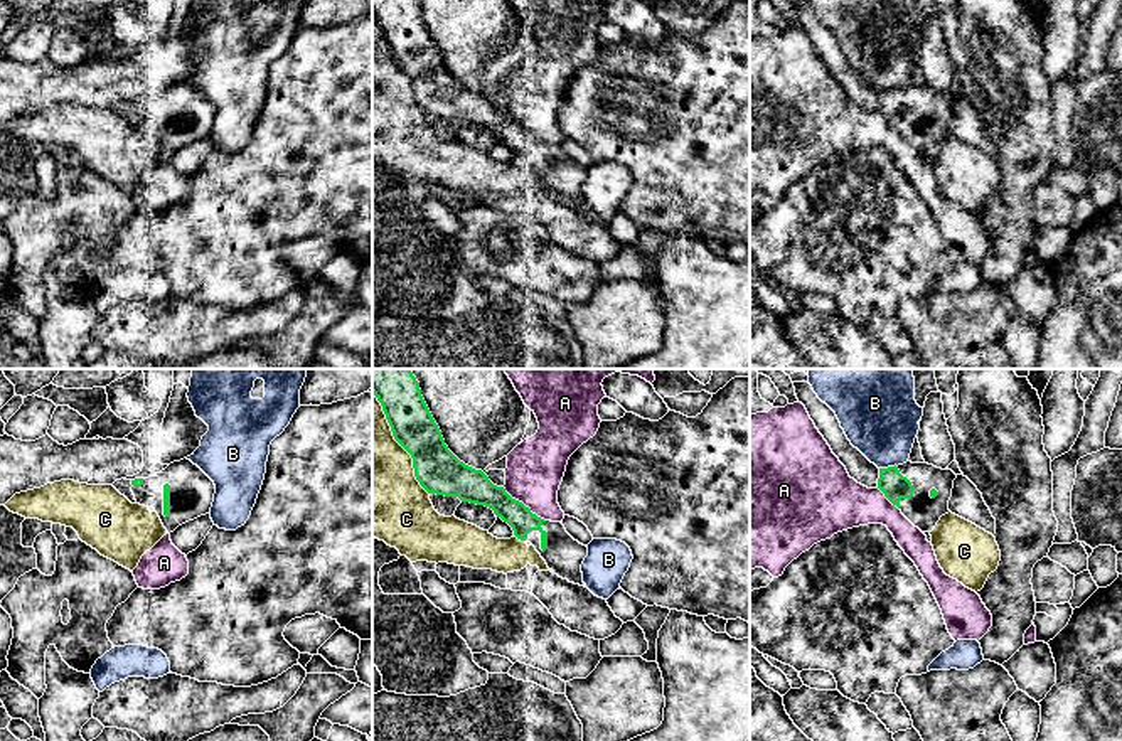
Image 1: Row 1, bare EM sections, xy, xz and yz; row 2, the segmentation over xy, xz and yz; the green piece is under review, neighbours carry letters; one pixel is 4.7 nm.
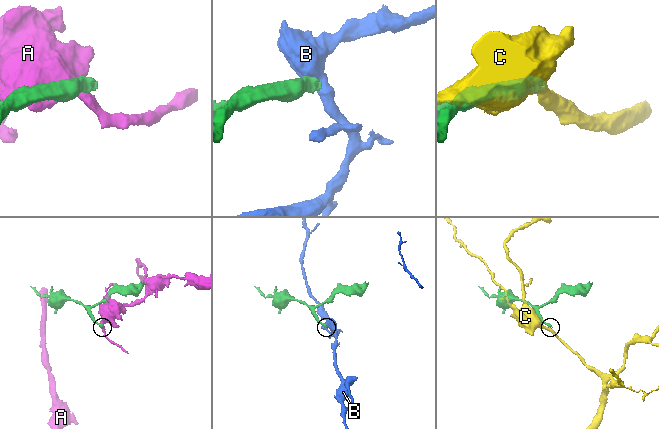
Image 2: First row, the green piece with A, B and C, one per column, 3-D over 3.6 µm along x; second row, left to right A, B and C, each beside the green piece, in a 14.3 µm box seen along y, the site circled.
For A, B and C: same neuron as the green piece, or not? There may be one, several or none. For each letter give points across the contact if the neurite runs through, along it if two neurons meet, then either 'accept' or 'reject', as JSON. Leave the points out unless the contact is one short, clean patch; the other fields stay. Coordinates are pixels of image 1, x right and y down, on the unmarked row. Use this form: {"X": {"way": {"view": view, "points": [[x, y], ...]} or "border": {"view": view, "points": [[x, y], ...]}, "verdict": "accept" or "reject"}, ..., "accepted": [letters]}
{"A": {"verdict": "reject"}, "B": {"verdict": "reject"}, "C": {"verdict": "reject"}, "accepted": []}

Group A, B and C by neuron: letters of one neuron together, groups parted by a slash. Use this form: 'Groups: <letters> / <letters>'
Groups: A / B / C

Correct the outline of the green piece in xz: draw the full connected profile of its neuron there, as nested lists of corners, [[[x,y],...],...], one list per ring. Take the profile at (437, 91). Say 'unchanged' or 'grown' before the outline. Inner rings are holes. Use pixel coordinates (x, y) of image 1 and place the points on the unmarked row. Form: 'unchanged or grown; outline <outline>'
grown; outline [[[372,0],[372,17],[382,29],[394,62],[411,77],[414,99],[428,116],[458,120],[462,125],[492,131],[497,140],[512,150],[517,162],[536,170],[554,197],[586,211],[581,187],[588,179],[588,170],[574,163],[561,145],[537,140],[522,125],[512,121],[504,109],[494,108],[482,93],[460,84],[445,67],[441,54],[421,19],[416,0]]]

